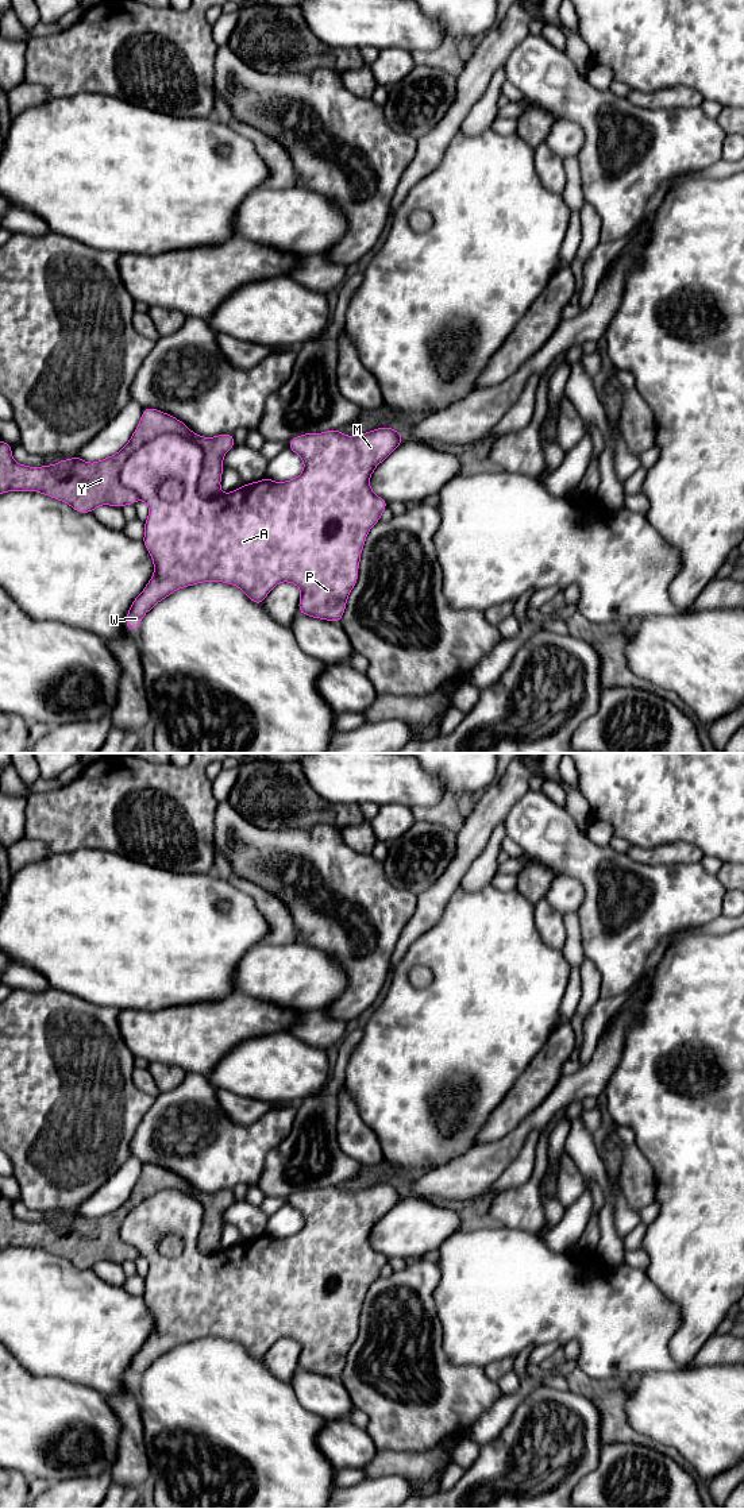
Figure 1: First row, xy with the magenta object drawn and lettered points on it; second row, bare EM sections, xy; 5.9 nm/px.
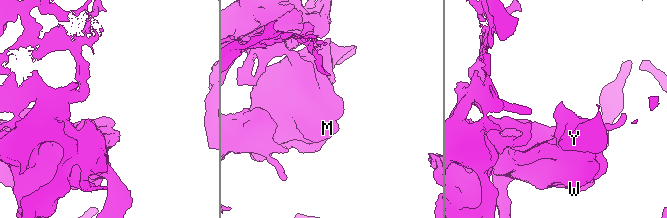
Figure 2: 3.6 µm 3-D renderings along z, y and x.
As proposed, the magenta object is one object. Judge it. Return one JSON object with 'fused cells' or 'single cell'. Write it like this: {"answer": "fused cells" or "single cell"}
{"answer": "fused cells"}

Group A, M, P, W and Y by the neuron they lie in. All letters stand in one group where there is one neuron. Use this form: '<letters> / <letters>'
A M P W / Y

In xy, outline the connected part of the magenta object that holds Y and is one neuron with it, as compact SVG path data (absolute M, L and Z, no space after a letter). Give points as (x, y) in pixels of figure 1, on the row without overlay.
M146 1163L142 1166L142 1174L136 1185L130 1197L119 1208L96 1219L88 1219L76 1211L72 1215L63 1215L51 1222L28 1223L16 1219L12 1213L12 1203L0 1196L0 1250L8 1247L36 1247L68 1259L78 1269L92 1269L101 1261L111 1261L113 1263L134 1261L139 1253L135 1247L120 1239L120 1230L124 1219L134 1207L139 1205L146 1199L153 1197L157 1192L169 1188L190 1193L200 1200L204 1216L203 1224L198 1230L197 1247L204 1254L220 1251L220 1236L224 1226L223 1213L232 1203L235 1203L232 1189L223 1189L215 1193L198 1192L181 1176L154 1163Z

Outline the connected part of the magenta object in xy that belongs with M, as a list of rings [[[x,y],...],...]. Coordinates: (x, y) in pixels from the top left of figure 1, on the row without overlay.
[[[388,1182],[356,1192],[343,1190],[339,1185],[304,1189],[286,1200],[304,1217],[304,1227],[297,1234],[286,1238],[263,1234],[213,1254],[204,1254],[197,1247],[204,1213],[200,1200],[193,1195],[169,1188],[134,1207],[124,1219],[120,1239],[135,1247],[150,1265],[142,1297],[153,1315],[154,1329],[134,1355],[126,1373],[126,1382],[136,1388],[144,1370],[158,1358],[182,1343],[203,1338],[234,1340],[257,1361],[262,1361],[278,1339],[290,1338],[301,1346],[298,1369],[339,1378],[347,1354],[358,1338],[361,1309],[367,1289],[389,1261],[373,1249],[370,1232],[402,1196],[401,1188]]]

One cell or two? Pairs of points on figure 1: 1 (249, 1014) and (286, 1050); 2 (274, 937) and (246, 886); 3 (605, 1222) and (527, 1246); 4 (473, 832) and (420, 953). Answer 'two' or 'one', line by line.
1: two
2: one
3: two
4: two

